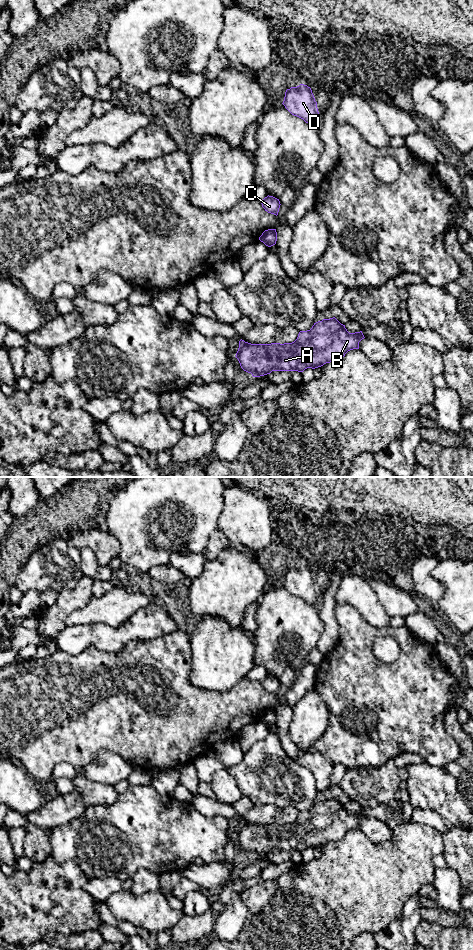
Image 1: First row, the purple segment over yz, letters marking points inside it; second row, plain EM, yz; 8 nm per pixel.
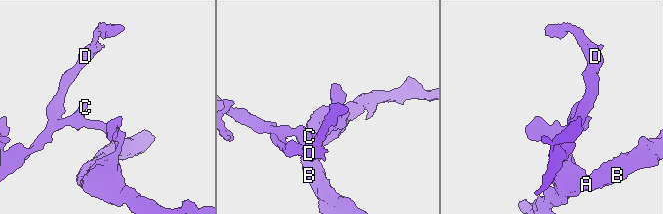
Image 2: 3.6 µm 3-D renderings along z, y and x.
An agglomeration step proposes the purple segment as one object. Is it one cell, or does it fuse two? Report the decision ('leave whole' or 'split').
split

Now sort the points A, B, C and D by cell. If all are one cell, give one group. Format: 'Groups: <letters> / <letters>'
Groups: A B / C D

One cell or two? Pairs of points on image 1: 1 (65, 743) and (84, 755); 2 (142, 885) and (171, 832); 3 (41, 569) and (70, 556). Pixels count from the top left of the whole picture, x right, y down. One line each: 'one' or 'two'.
1: one
2: two
3: one

